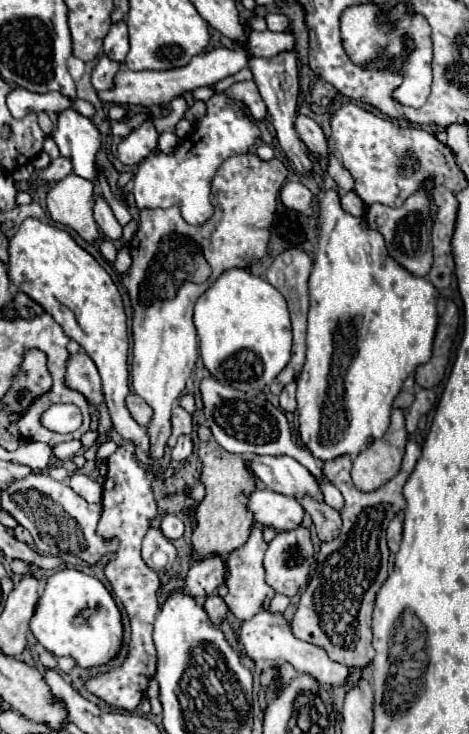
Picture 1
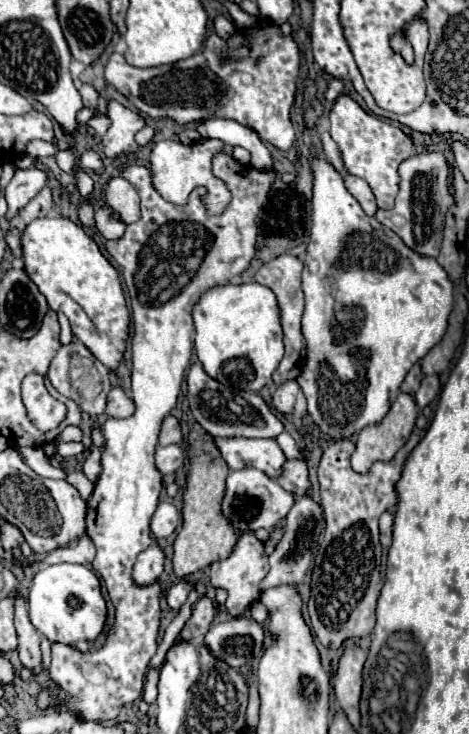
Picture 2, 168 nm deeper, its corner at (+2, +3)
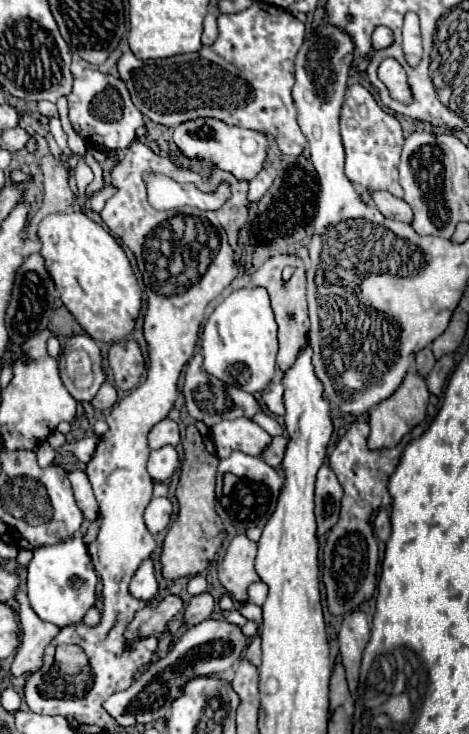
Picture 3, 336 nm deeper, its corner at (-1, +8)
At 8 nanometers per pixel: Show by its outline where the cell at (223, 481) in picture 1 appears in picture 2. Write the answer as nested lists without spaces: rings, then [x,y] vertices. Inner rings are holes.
[[[194,423],[188,431],[188,459],[190,459],[190,469],[186,477],[186,489],[184,489],[184,509],[182,509],[182,531],[178,531],[176,541],[174,541],[174,575],[178,579],[196,573],[216,561],[224,561],[230,551],[234,549],[236,543],[236,533],[222,519],[222,495],[226,489],[226,475],[228,467],[226,461],[222,459],[218,447],[214,445],[214,439],[210,433],[206,433],[198,423]]]

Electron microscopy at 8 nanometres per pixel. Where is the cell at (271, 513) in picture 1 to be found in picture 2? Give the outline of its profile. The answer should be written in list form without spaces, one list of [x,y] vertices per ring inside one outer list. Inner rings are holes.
[[[244,467],[228,473],[226,479],[226,493],[222,499],[222,515],[232,523],[234,529],[240,533],[250,533],[256,529],[274,529],[274,523],[278,519],[284,519],[294,503],[294,497],[282,489],[272,477],[266,473],[254,469],[254,467]]]

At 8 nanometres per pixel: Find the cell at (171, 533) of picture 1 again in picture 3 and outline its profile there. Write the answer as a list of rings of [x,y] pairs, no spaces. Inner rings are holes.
[[[153,498],[149,502],[149,506],[145,508],[145,524],[147,524],[149,532],[157,534],[157,532],[165,530],[171,522],[171,512],[173,512],[173,506],[171,506],[169,498]]]

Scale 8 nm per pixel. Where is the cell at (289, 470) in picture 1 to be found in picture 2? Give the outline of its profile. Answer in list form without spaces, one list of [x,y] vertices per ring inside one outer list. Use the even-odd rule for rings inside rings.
[[[216,437],[216,447],[220,449],[224,461],[230,469],[238,467],[258,467],[272,479],[278,477],[278,467],[282,467],[282,449],[274,439],[246,439],[246,437]]]

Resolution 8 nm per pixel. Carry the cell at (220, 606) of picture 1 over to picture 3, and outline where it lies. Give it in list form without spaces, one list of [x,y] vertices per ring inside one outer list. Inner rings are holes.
[[[199,594],[199,596],[193,596],[189,600],[189,604],[185,606],[185,624],[187,626],[197,626],[201,624],[203,620],[207,620],[213,612],[213,596],[211,594]]]

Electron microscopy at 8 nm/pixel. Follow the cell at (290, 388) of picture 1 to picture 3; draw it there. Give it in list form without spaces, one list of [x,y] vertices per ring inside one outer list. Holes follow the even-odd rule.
[[[269,384],[263,392],[261,392],[261,400],[263,404],[277,416],[285,414],[285,404],[283,404],[283,384]]]

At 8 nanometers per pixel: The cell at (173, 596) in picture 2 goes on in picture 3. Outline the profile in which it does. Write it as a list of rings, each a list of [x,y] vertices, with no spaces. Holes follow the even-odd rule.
[[[171,594],[163,598],[161,602],[149,604],[147,608],[139,610],[133,618],[133,622],[127,628],[127,638],[139,640],[141,636],[159,636],[165,628],[167,622],[183,608],[183,600],[177,594]]]

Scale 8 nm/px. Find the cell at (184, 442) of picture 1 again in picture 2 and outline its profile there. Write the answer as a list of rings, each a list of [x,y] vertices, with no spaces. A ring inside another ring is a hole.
[[[168,445],[168,447],[156,447],[156,469],[162,475],[174,473],[184,461],[182,449],[178,445]]]

